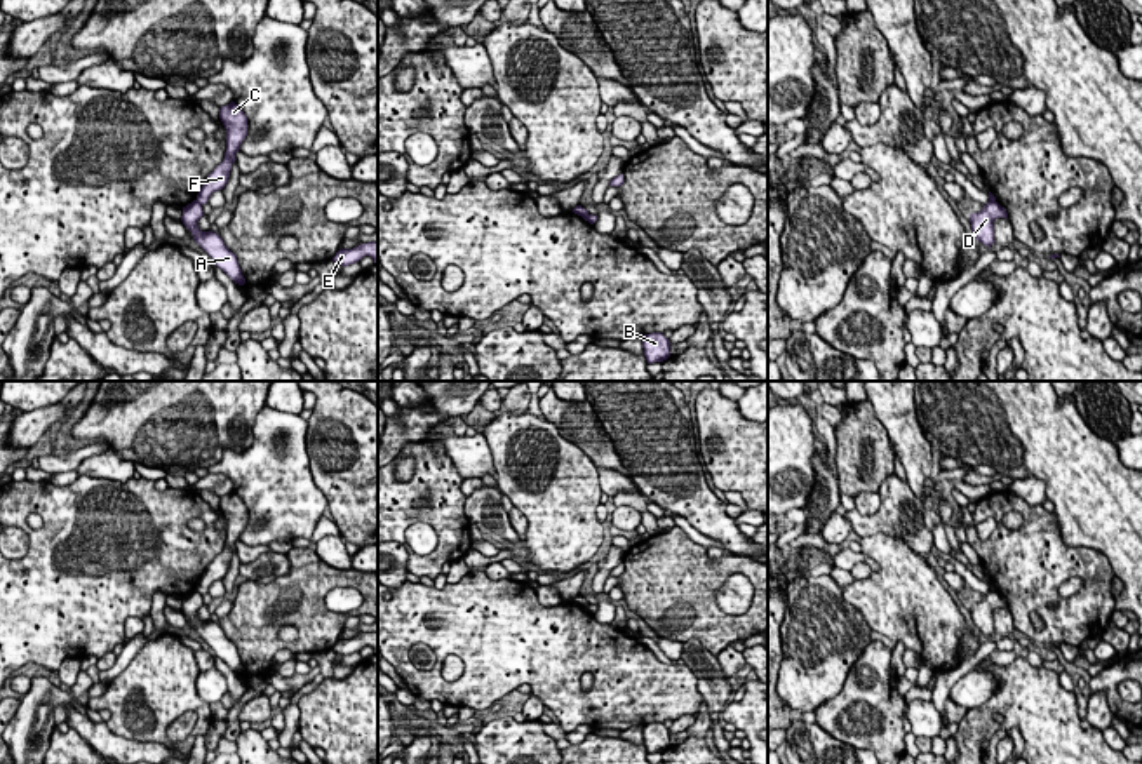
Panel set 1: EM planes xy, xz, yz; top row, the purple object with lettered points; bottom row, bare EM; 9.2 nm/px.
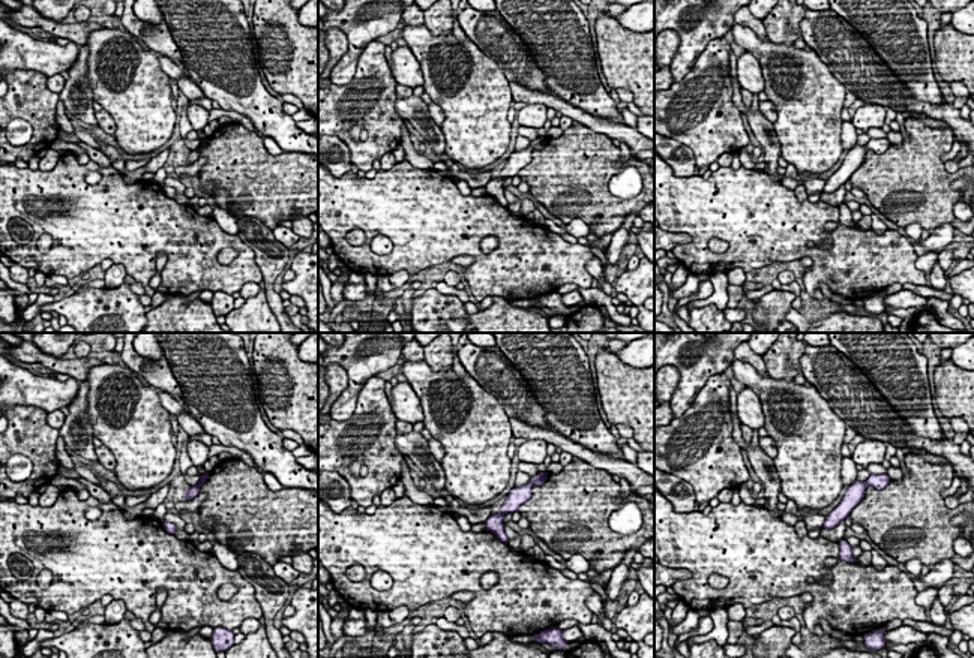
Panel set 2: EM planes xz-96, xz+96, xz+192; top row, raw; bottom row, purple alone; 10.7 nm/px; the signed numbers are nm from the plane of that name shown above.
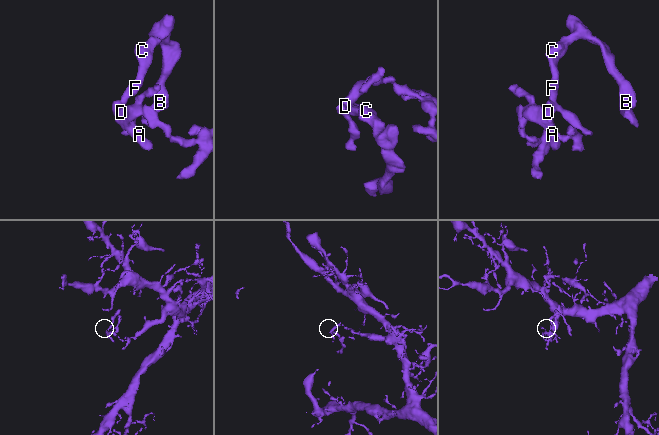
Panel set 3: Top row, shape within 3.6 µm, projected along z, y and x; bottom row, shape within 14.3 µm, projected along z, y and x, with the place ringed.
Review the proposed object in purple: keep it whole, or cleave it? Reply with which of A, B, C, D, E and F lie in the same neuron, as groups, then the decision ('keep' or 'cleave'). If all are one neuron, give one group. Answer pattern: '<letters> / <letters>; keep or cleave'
A D E / B C F; cleave

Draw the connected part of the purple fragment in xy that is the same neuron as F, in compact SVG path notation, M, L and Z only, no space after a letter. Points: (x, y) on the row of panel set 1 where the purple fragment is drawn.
M233 101L221 106L219 118L226 129L226 151L223 162L207 176L197 195L197 202L200 205L207 204L214 191L225 188L230 178L232 164L237 160L235 153L240 150L240 144L247 136L247 117Z

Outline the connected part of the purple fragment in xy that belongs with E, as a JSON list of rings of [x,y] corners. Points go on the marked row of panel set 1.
[[[378,242],[360,244],[353,249],[339,249],[333,261],[336,265],[348,266],[360,261],[364,256],[371,256],[374,263],[378,263]]]

